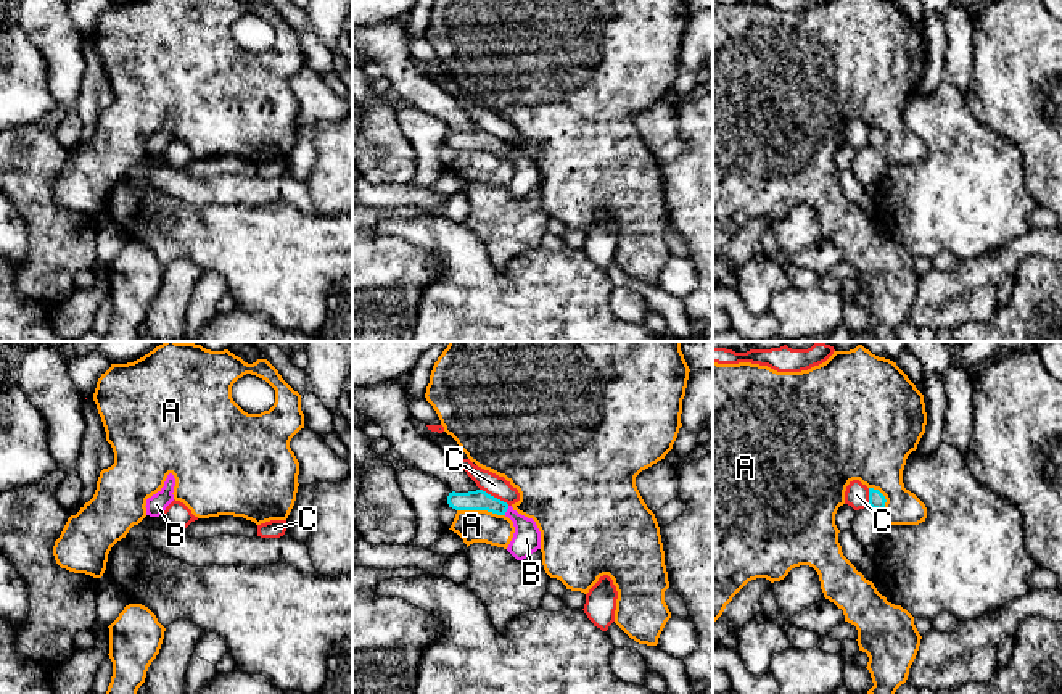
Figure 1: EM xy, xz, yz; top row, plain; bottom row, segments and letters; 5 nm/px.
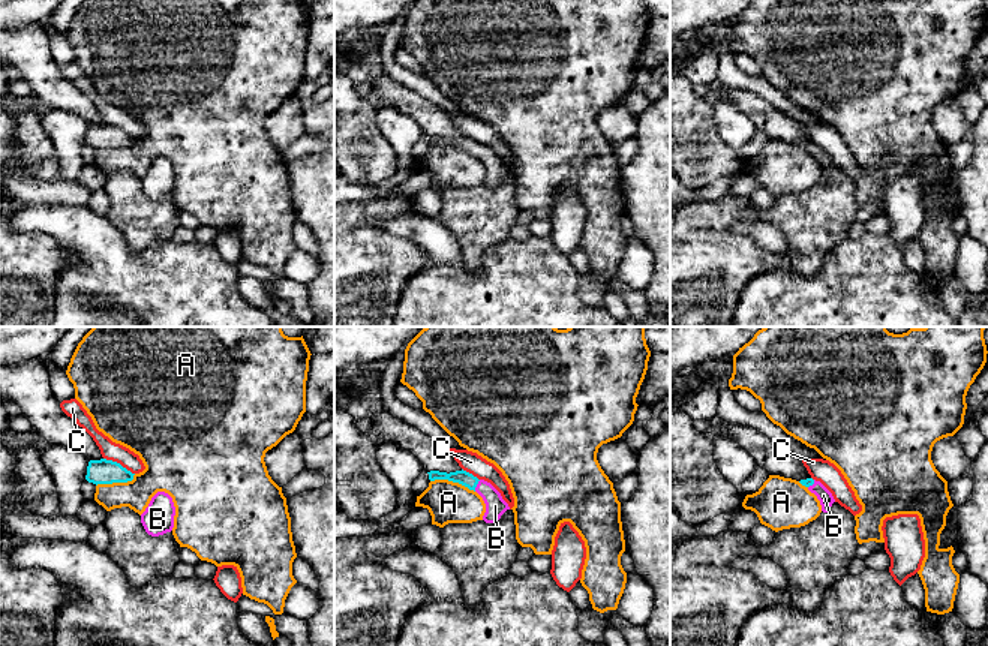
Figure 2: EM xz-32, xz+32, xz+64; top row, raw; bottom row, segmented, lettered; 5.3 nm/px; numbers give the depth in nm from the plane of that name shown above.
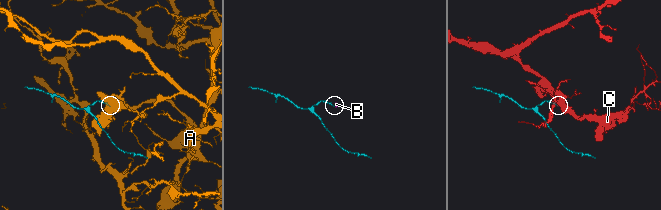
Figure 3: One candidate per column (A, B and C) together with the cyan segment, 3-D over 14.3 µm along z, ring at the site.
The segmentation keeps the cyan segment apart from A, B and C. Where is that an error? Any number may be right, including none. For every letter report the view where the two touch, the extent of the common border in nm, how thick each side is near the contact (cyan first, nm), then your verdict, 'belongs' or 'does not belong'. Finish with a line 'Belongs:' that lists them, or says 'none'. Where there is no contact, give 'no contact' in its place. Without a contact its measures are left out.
A: meets cyan in xz; contact 240 nm long; 100 nm thick on the cyan side, 160 nm on the other; does not belong
B: meets cyan in xz; contact 50 nm long; 100 nm thick on the cyan side, 140 nm on the other; belongs
C: meets cyan in xz; contact 170 nm long; 100 nm thick on the cyan side, 110 nm on the other; does not belong
Belongs: B

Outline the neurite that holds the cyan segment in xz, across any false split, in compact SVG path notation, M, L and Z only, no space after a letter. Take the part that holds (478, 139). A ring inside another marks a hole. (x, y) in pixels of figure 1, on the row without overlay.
M483 129L468 132L449 132L449 147L455 150L488 150L497 155L505 155L513 161L515 172L507 190L517 198L523 200L529 193L541 188L541 171L533 158L518 153L507 142L488 134Z

